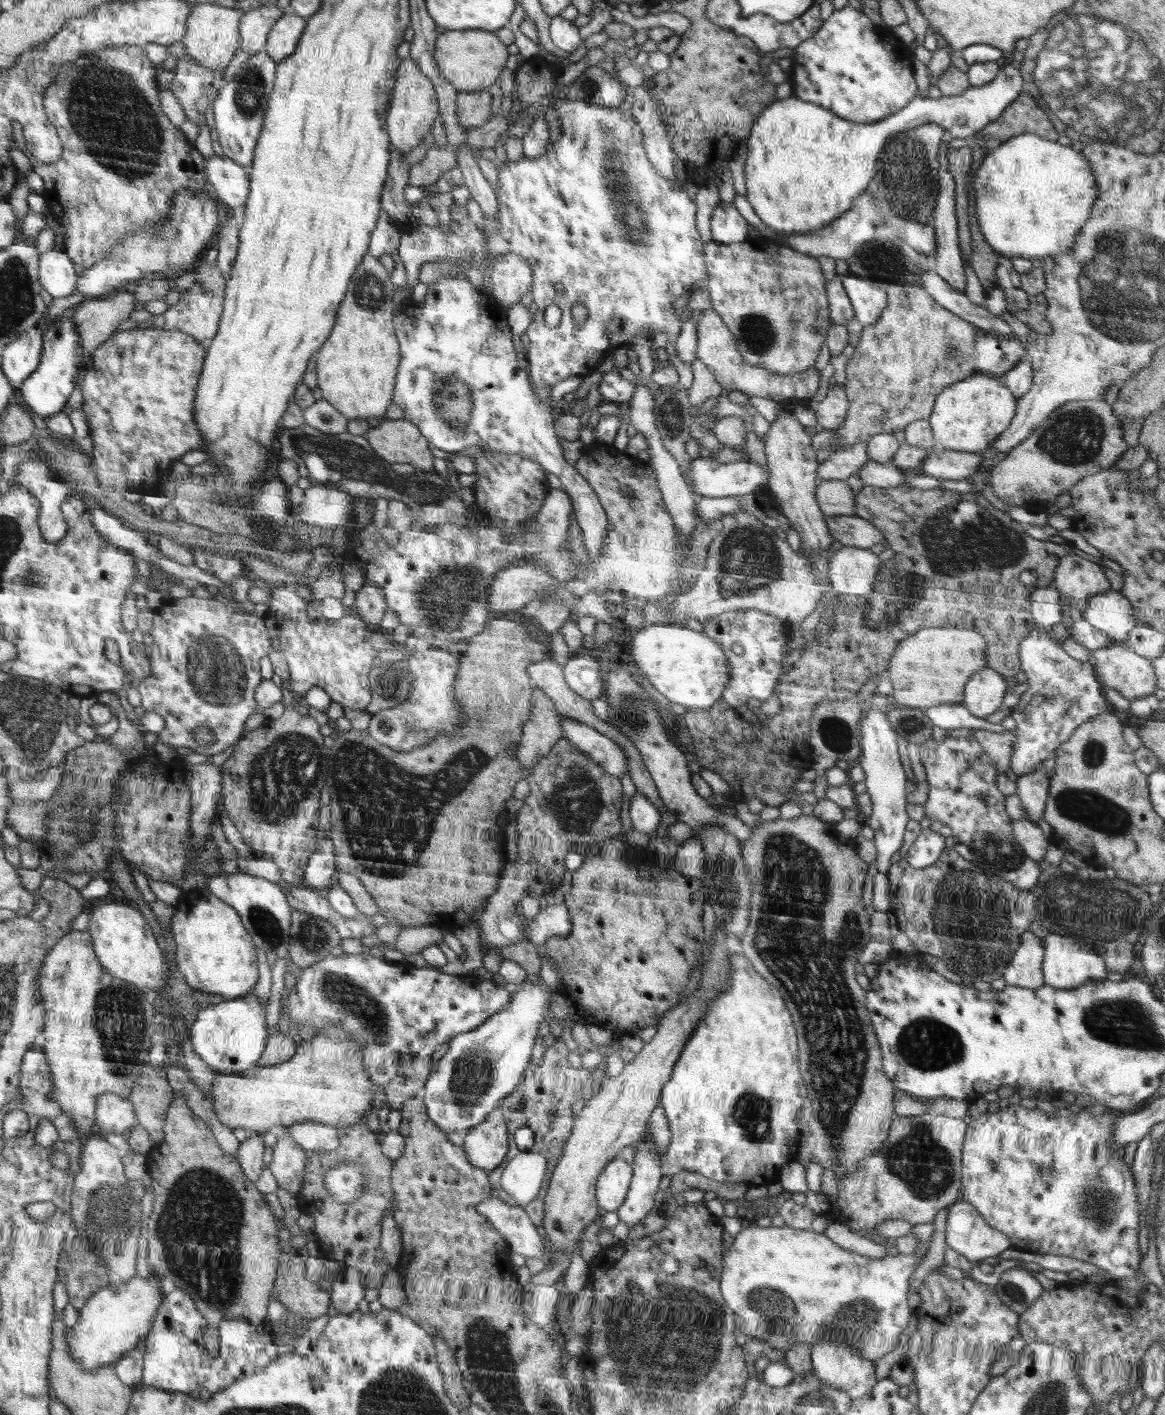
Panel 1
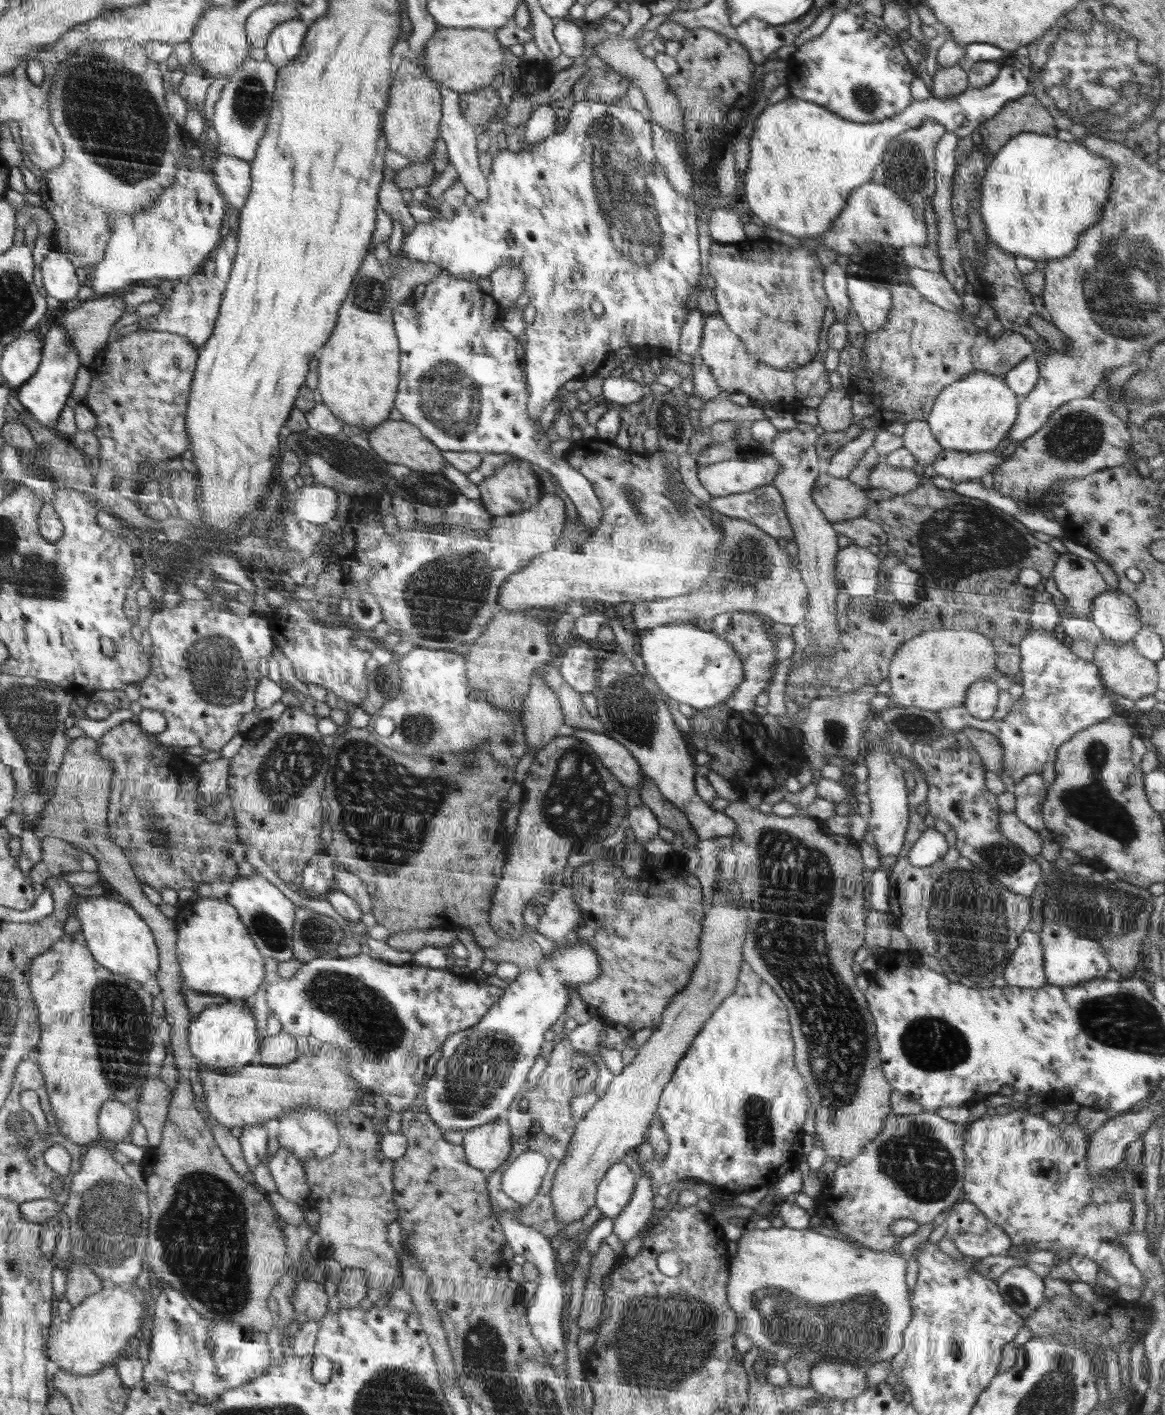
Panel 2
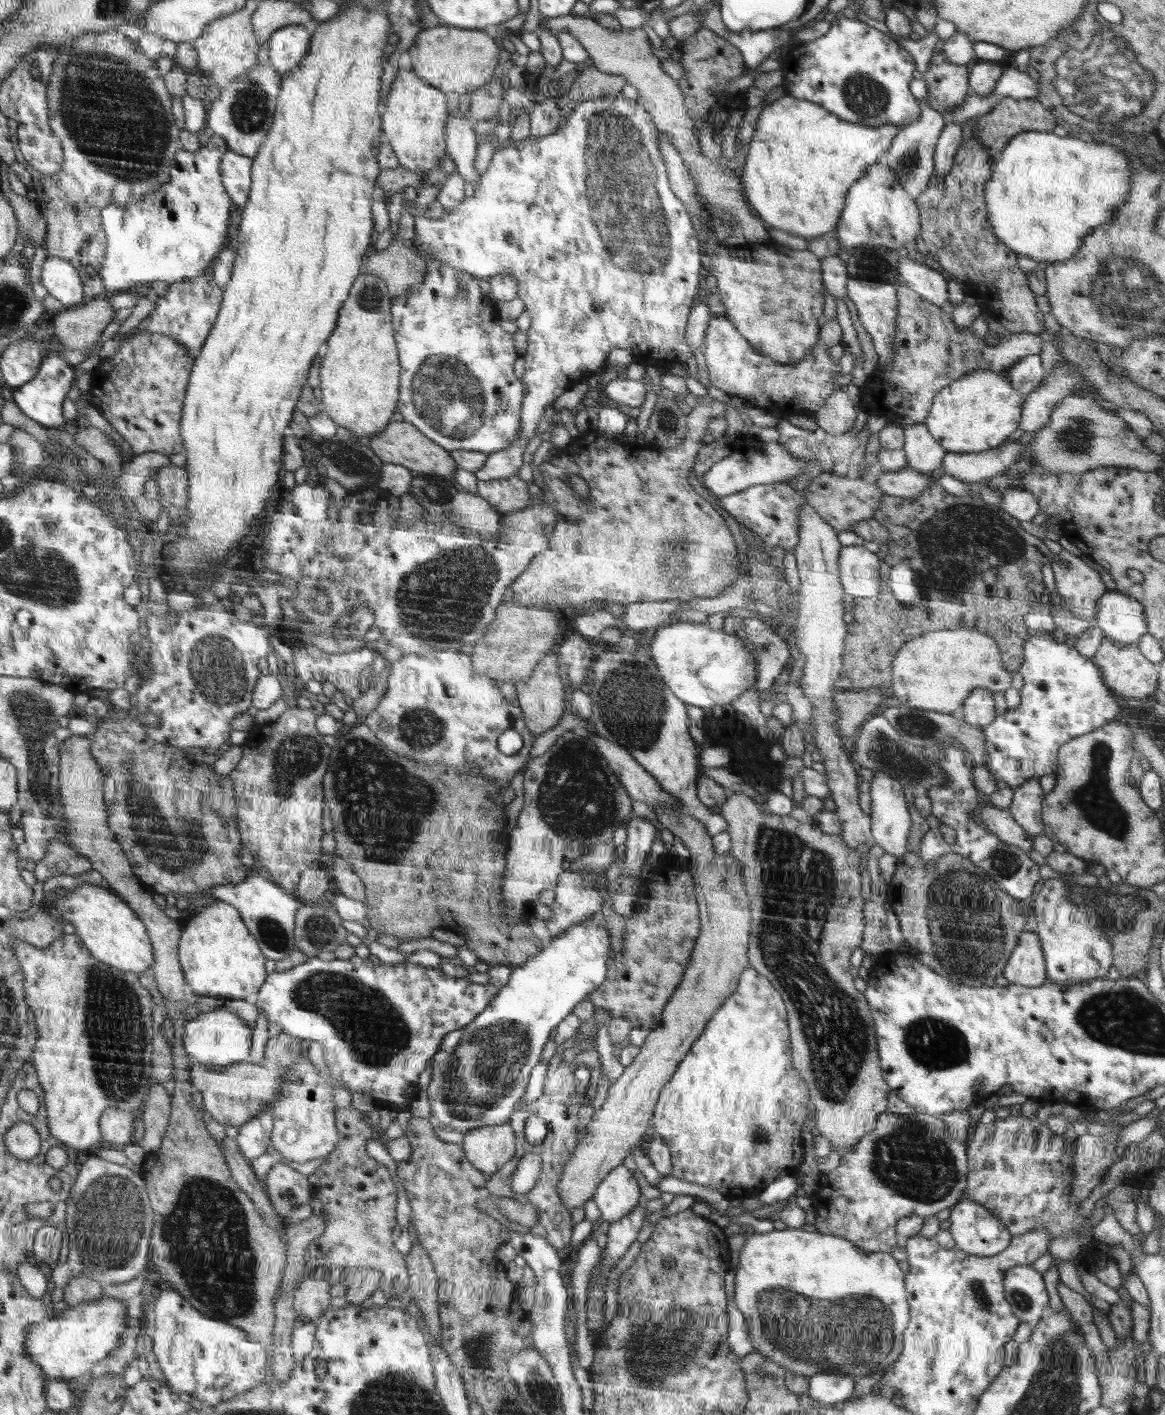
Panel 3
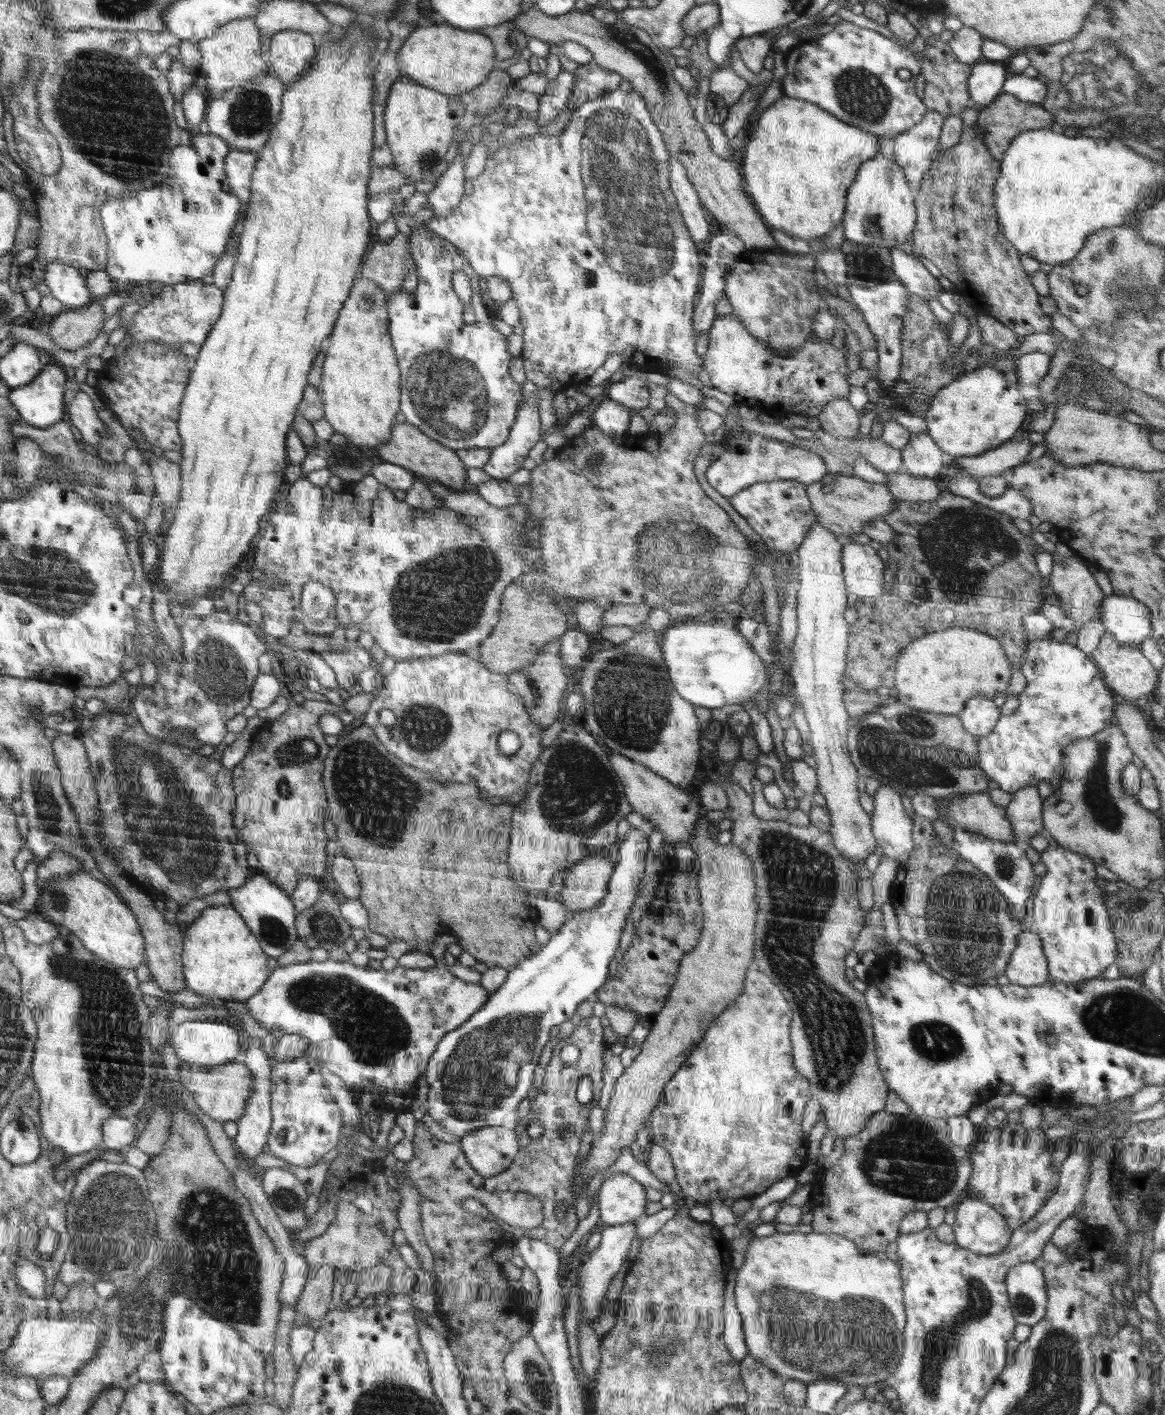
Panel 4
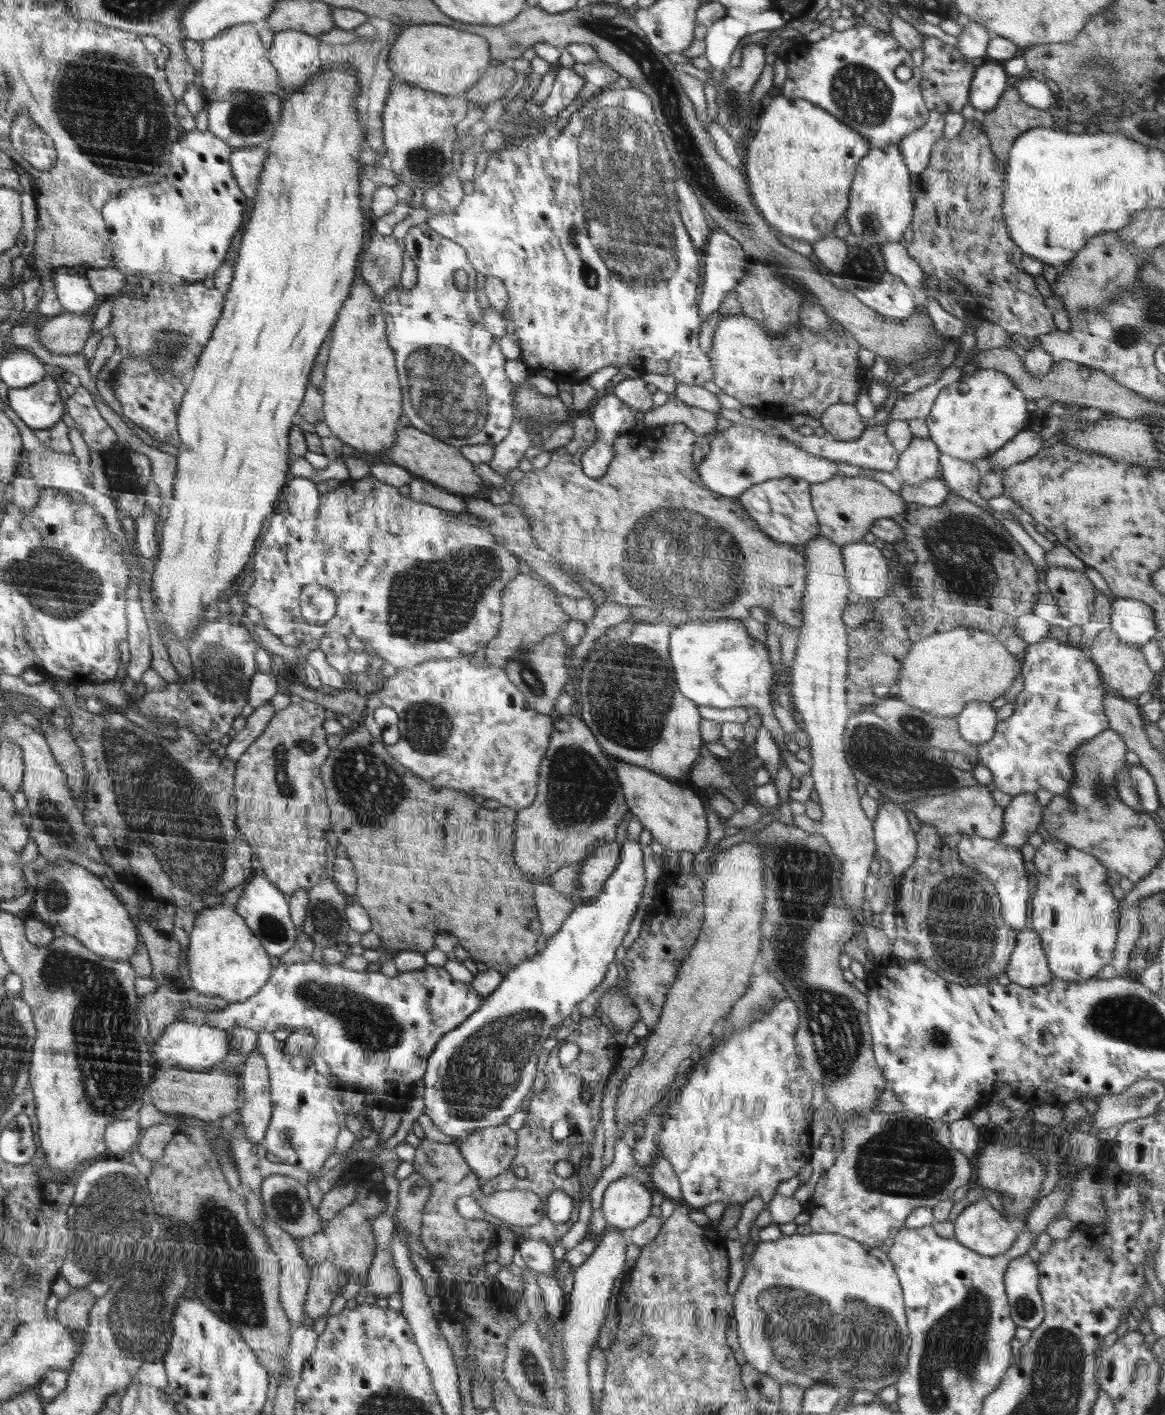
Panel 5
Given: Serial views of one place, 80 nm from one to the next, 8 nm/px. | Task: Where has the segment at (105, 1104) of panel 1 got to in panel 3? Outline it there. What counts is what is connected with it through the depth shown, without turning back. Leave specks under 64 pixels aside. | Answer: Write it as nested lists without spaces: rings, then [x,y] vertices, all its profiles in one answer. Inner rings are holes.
[[[111,1108],[104,1112],[101,1120],[103,1137],[108,1147],[115,1147],[120,1144],[121,1147],[128,1145],[132,1134],[133,1113]]]

